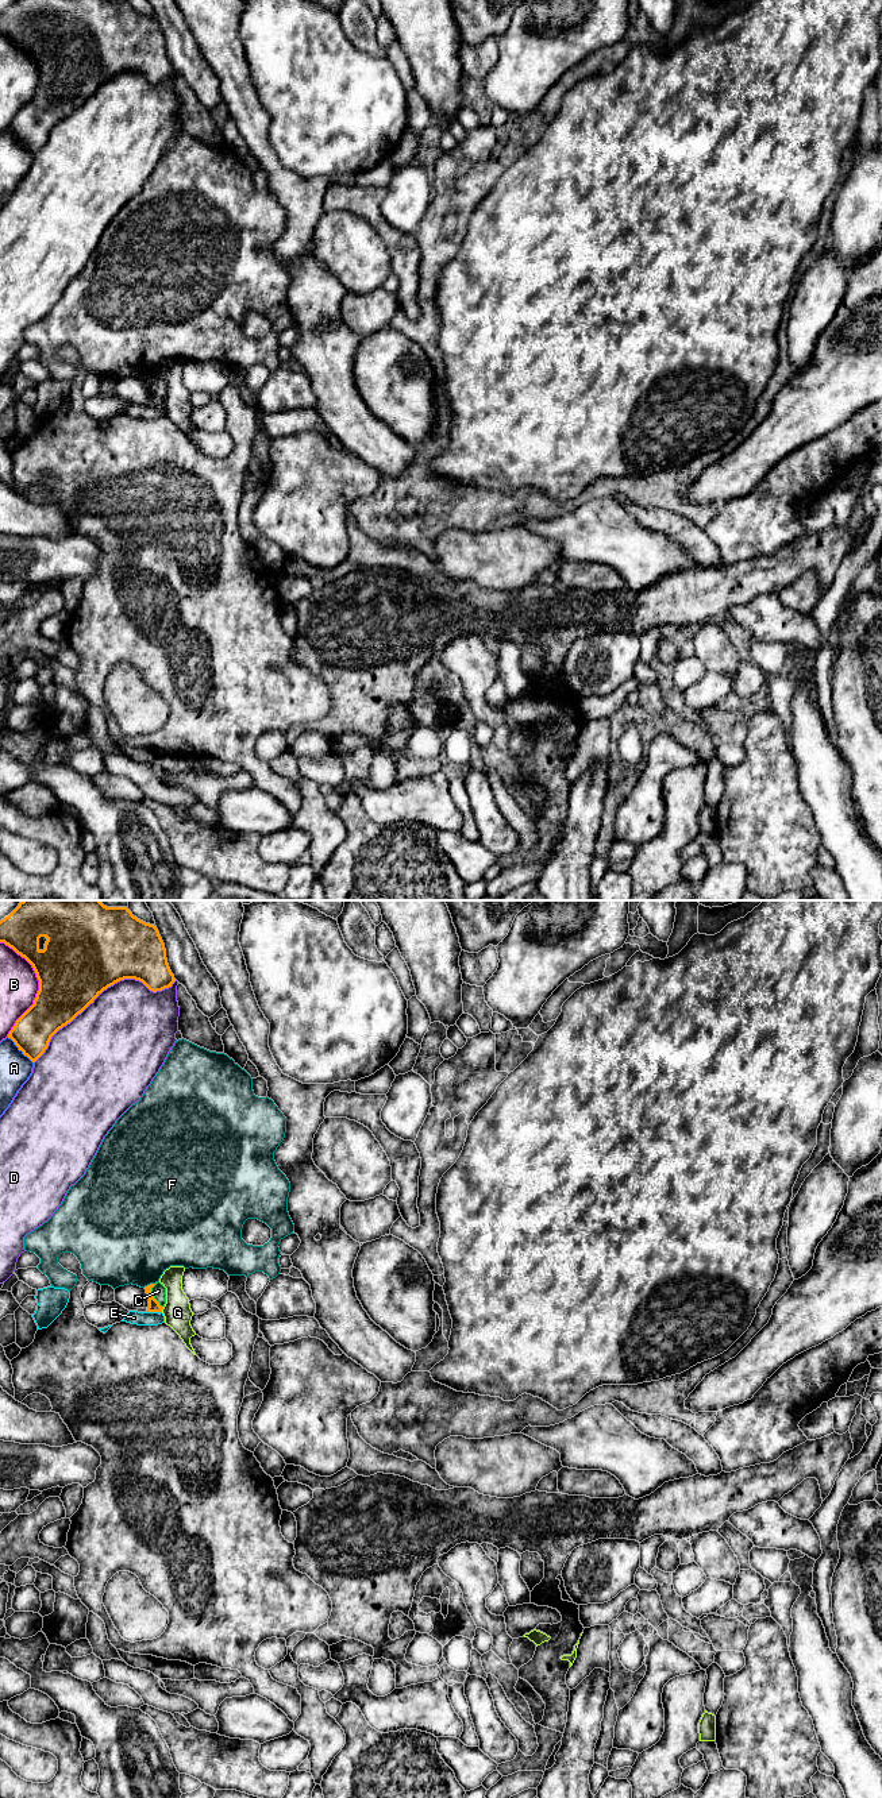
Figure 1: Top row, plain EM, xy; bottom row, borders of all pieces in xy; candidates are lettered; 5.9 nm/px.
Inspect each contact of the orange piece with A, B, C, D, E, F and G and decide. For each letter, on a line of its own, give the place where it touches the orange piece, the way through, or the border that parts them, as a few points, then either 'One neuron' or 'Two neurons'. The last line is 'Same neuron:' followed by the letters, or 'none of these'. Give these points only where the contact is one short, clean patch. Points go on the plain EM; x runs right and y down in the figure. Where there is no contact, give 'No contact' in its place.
A: Touches orange at xy (19, 142). Two neurons
B: Touches orange at xy (39, 78). Two neurons
C: Touches orange at xy (153, 389). Boundary: xy (154, 377), (151, 388), (162, 400). Two neurons
D: Touches orange at xy (100, 85). Two neurons
E: Touches orange at xy (156, 404). Boundary: xy (149, 404), (161, 405). Two neurons
F: Touches orange at xy (150, 377). Two neurons
G: Touches orange at xy (162, 401). Two neurons
Same neuron: none of these

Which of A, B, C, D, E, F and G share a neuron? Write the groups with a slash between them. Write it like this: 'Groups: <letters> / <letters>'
Groups: A B / C / D / E / F / G

